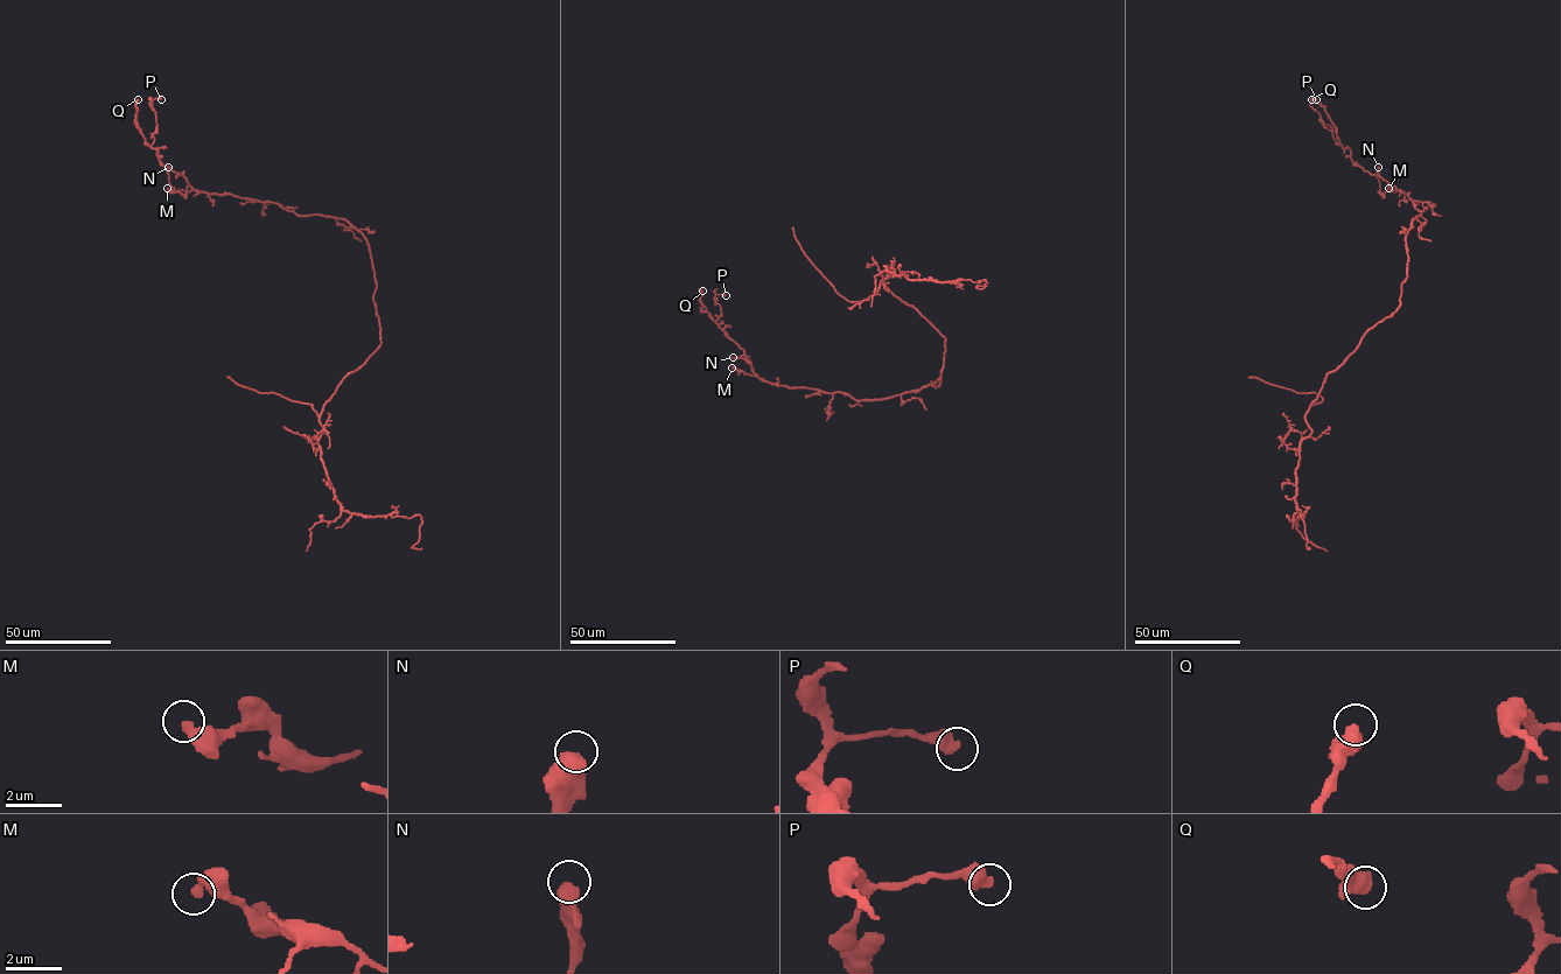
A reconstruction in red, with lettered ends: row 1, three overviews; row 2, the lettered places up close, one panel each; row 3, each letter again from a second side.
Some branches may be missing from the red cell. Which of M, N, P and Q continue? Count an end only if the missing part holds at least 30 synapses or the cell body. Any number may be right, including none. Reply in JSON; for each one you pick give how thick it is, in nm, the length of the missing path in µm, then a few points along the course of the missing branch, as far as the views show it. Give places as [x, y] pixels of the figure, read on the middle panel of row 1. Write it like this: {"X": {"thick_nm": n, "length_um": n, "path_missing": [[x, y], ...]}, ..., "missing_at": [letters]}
{"missing_at": []}

